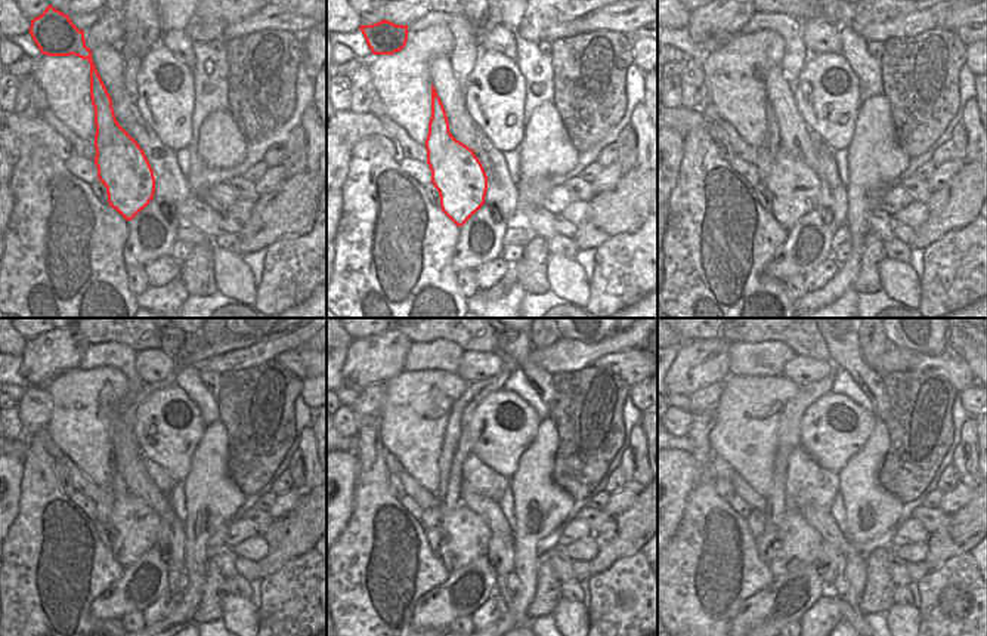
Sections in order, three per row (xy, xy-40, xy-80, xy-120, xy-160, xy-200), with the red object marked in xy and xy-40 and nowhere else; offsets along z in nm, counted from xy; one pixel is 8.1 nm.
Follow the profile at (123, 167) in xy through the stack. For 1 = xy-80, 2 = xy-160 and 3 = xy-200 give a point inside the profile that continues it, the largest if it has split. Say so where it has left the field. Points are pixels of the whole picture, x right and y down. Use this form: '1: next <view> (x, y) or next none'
1: next xy-80 (794, 187)
2: next xy-160 (467, 534)
3: next xy-200 (801, 543)

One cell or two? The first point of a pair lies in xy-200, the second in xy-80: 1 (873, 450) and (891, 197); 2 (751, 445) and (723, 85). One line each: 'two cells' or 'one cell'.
1: two cells
2: one cell

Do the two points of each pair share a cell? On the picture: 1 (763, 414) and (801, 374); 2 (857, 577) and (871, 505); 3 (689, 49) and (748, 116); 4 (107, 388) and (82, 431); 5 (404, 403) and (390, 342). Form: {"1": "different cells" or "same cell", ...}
{"1": "different cells", "2": "same cell", "3": "different cells", "4": "same cell", "5": "different cells"}

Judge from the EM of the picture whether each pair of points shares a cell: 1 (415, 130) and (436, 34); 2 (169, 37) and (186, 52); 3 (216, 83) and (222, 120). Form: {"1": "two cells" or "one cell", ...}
{"1": "one cell", "2": "one cell", "3": "two cells"}

